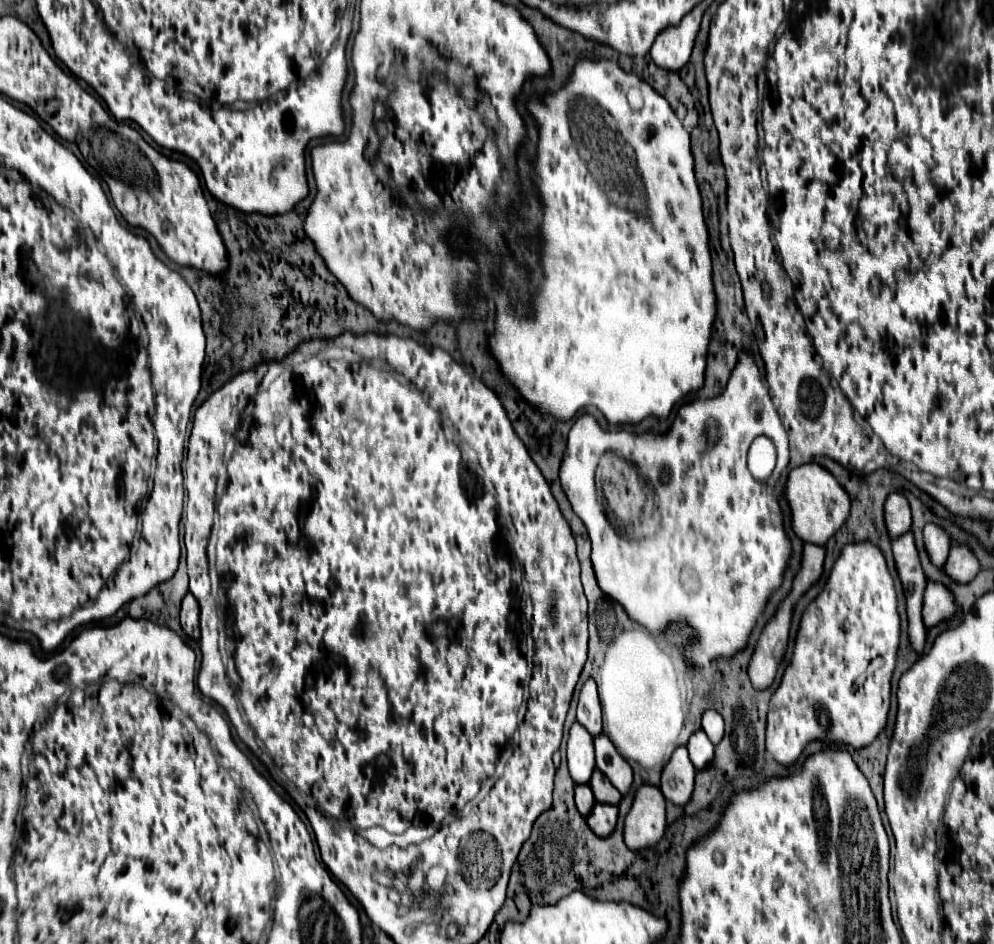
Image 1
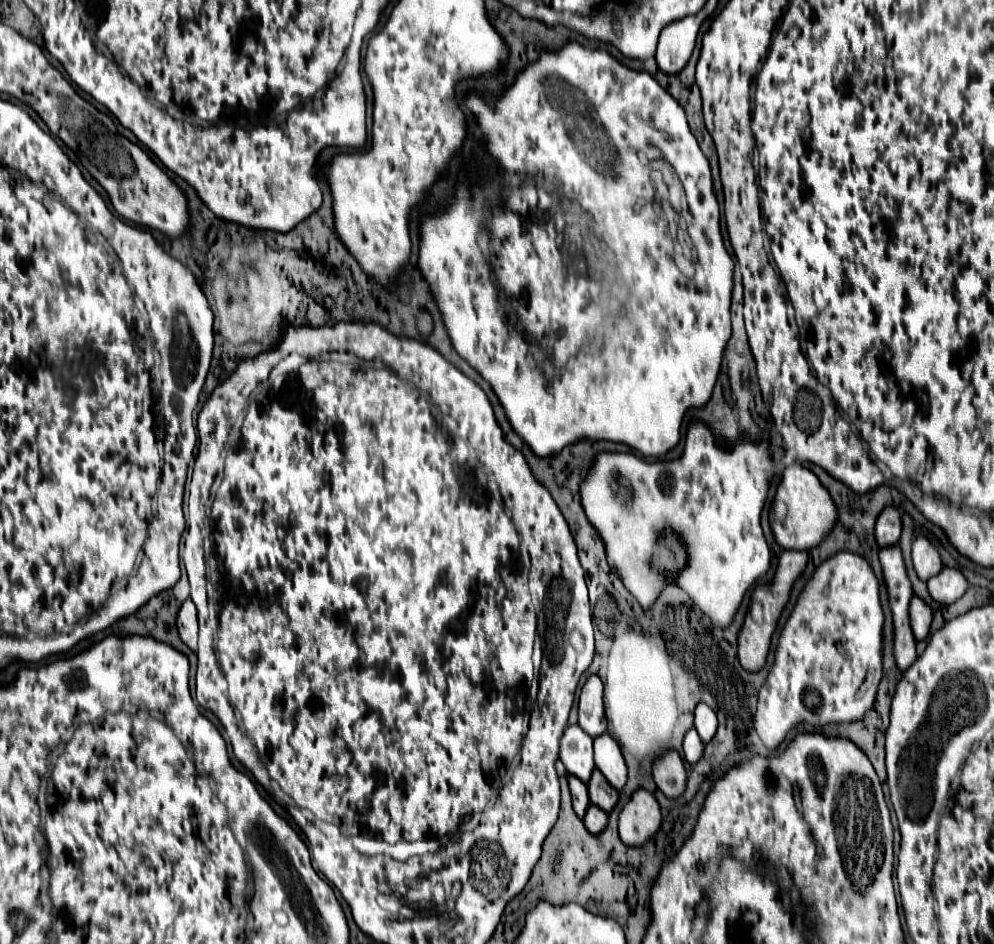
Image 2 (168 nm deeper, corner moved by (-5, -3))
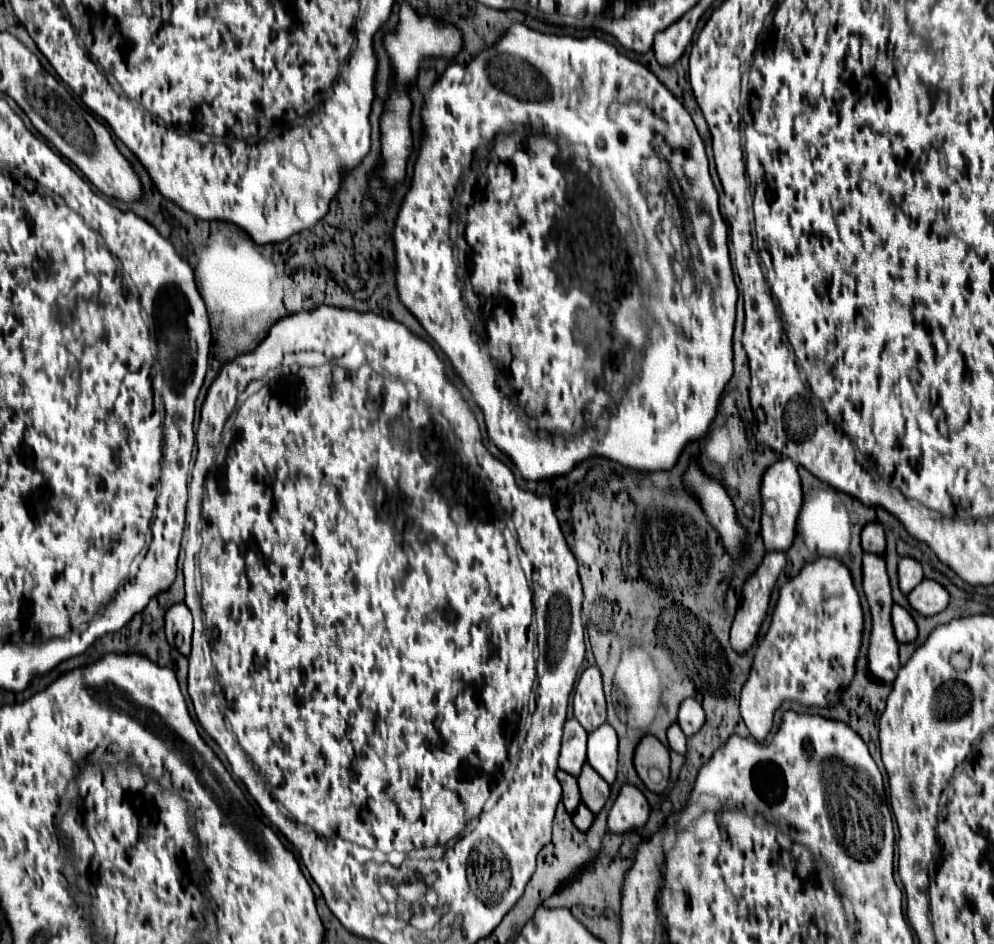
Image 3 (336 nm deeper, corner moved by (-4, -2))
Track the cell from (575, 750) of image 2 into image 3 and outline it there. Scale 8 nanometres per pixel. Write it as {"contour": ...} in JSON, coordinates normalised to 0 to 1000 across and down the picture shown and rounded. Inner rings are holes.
{"contour":[[[570,762],[566,768],[566,789],[562,802],[562,815],[580,823],[582,813],[591,806],[591,774],[580,762]]]}

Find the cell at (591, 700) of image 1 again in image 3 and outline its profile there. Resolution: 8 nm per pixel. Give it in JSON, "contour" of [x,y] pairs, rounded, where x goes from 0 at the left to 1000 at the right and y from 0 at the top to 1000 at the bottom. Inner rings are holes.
{"contour":[[[599,704],[591,707],[582,717],[582,724],[578,728],[576,753],[578,762],[587,768],[591,776],[599,774],[603,768],[609,766],[609,738],[605,713]]]}

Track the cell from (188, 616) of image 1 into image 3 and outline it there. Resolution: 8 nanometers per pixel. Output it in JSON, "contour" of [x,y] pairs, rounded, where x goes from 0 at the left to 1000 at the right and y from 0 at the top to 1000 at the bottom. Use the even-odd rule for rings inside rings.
{"contour":[[[186,639],[174,641],[166,649],[166,673],[172,685],[176,685],[180,692],[190,694],[192,690],[192,668],[194,668],[194,656],[188,647]]]}

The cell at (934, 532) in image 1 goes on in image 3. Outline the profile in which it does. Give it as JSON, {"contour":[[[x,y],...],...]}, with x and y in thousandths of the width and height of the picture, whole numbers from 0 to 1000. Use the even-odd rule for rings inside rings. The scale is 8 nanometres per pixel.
{"contour":[[[908,590],[904,594],[904,624],[906,624],[906,628],[910,628],[910,630],[916,628],[927,615],[929,615],[927,599],[916,590]]]}

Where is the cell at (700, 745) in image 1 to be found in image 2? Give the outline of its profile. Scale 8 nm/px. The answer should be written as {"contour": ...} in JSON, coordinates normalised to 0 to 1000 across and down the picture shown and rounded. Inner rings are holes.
{"contour":[[[694,773],[688,780],[688,805],[698,811],[706,801],[708,801],[708,786],[704,786],[704,780],[700,773]]]}

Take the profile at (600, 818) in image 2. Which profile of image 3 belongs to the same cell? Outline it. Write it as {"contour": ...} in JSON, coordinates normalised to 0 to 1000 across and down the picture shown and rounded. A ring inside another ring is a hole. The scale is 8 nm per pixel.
{"contour":[[[587,851],[578,857],[578,861],[574,863],[574,868],[576,868],[576,874],[582,878],[582,880],[591,880],[593,876],[595,876],[595,872],[597,872],[597,861],[595,859],[591,859],[591,855],[587,855]]]}

